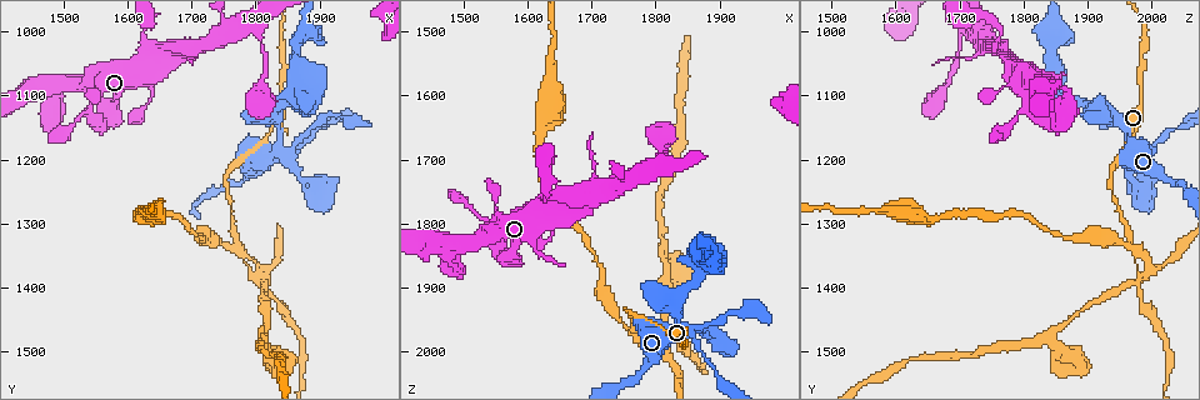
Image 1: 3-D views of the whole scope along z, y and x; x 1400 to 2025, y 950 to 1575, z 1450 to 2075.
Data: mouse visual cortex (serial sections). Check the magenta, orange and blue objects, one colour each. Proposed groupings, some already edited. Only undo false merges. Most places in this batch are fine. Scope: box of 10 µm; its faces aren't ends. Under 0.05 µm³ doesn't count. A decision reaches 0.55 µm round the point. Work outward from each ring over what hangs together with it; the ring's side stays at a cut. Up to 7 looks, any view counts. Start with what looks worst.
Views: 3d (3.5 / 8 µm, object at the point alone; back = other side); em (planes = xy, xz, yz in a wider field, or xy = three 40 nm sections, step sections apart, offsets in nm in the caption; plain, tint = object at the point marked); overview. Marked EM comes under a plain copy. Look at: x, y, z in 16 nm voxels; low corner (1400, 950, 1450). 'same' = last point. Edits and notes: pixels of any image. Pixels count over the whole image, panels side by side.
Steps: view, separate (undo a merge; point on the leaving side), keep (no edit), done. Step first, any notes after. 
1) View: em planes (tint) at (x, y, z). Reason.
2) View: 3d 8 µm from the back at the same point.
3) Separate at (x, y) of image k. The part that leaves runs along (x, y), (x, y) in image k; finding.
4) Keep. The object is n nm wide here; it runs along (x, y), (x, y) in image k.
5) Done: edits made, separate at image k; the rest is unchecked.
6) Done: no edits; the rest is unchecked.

View: 3d 3.5 µm at (1815, 1390, 1980). Sharp bend.

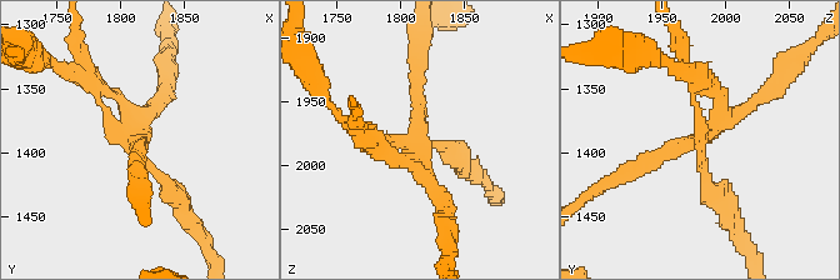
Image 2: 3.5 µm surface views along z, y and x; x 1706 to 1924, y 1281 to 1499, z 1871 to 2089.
View: em xy step 5 (tint) at (1814, 1388, 1980). 4 arms meet here; the arms are 150, 150, 200, 200 nm wide.

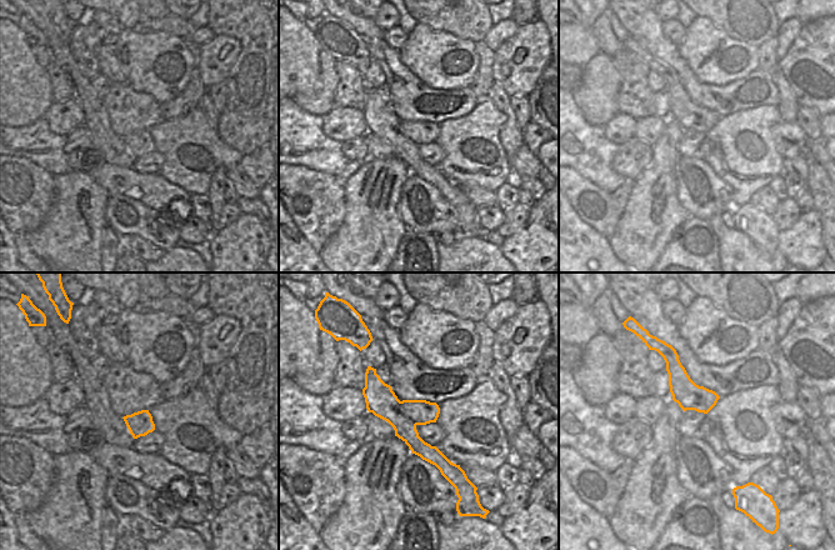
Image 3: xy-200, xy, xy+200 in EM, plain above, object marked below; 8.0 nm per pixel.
Separate at (651, 155) of image 2. The part that leaves runs along (83, 70), (121, 104), (140, 143) in image 2; a second cell is stuck on.

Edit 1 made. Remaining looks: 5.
View: 3d 8 µm at (1645, 1060, 1790).

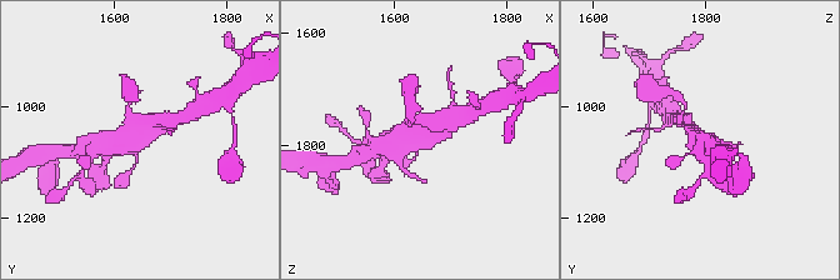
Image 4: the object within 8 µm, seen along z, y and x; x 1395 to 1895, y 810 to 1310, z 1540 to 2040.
View: em xy step 2 (tint) at the same point.

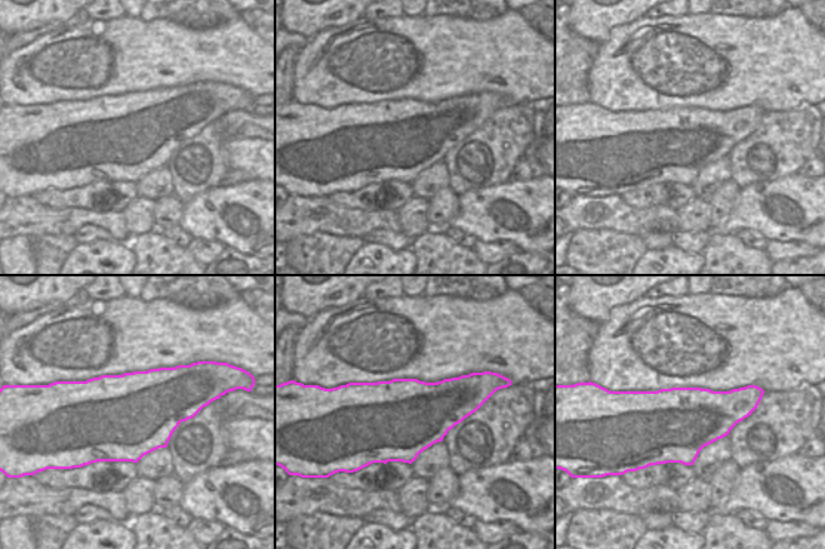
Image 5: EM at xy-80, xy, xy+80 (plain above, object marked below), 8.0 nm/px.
Keep. It runs along (103, 151), (136, 141), (159, 120) in image 4; continuous, no second cell.

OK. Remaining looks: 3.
View: 3d 3.5 µm at (1480, 1090, 1835).

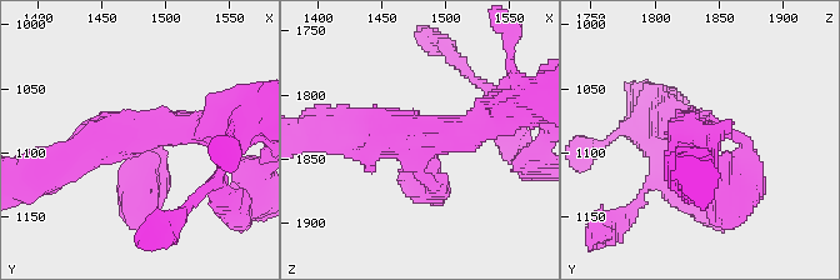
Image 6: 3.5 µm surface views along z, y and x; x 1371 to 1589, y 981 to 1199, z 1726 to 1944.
View: em xy step 1 (tint) at (1480, 1086, 1836). 4 arms meet here; the arms are 200, 300, 350, 450 nm wide.

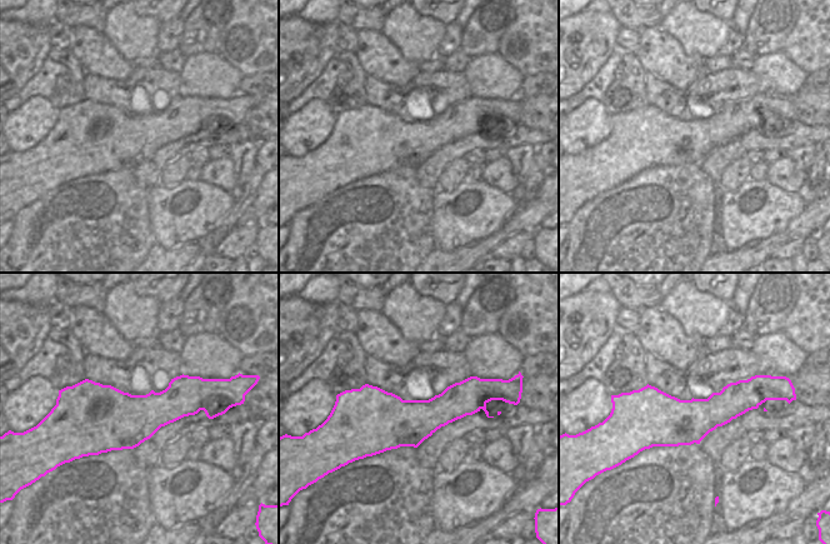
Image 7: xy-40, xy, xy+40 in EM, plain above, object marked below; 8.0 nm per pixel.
Keep. It runs along (215, 124), (104, 139), (63, 165) in image 6; all the same cell.

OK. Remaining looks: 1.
Done: edits made, separate at image 2; the rest is unchecked.

